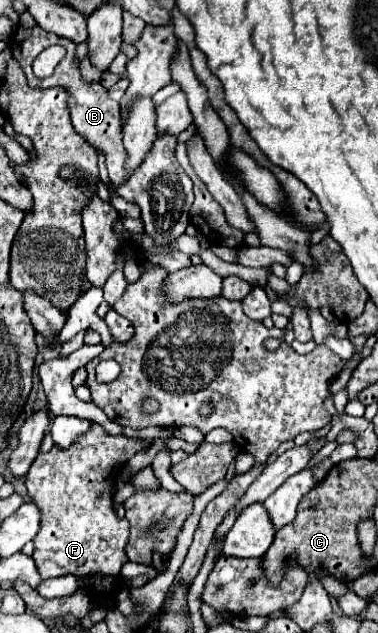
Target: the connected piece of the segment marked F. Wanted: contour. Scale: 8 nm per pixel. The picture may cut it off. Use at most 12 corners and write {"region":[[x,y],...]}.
{"region":[[92,424],[26,476],[42,578],[118,576],[118,470],[144,440]]}

